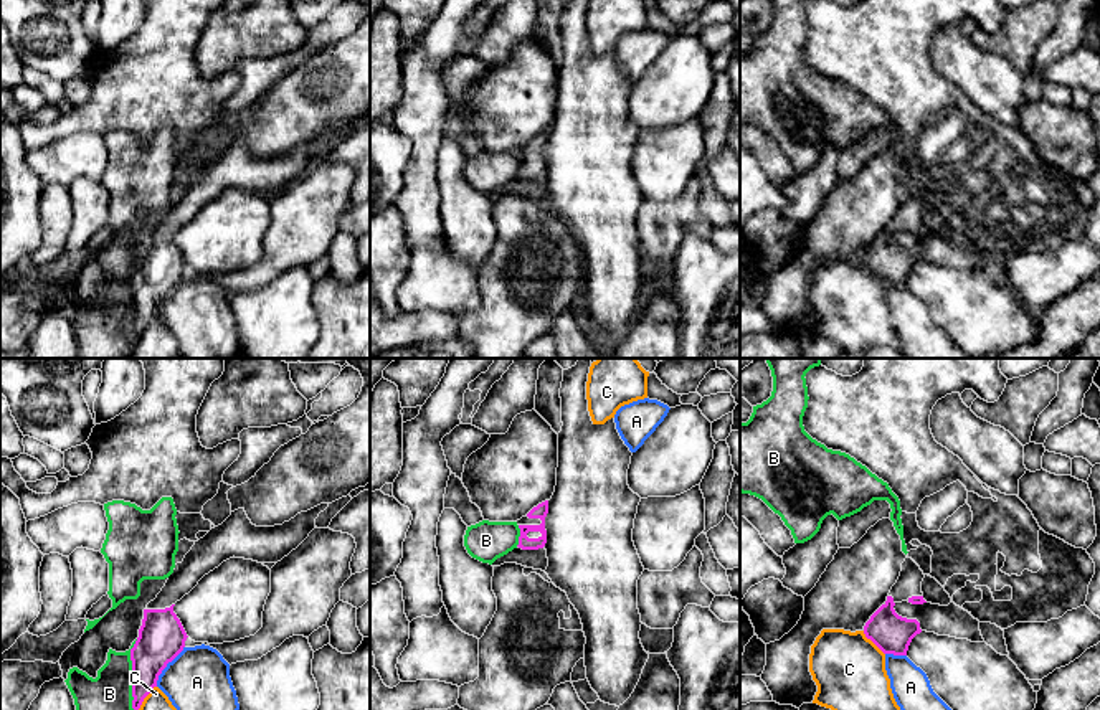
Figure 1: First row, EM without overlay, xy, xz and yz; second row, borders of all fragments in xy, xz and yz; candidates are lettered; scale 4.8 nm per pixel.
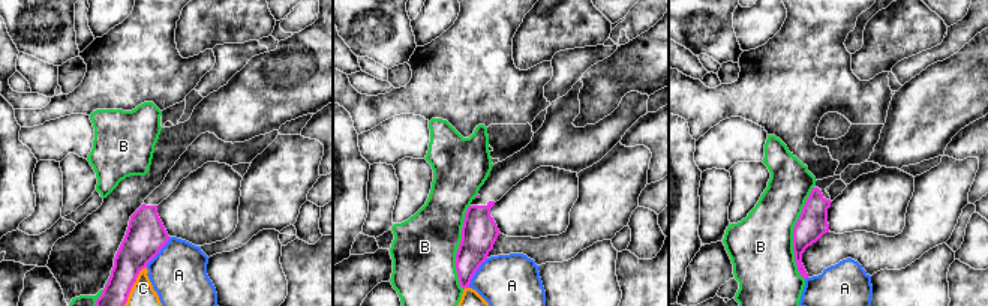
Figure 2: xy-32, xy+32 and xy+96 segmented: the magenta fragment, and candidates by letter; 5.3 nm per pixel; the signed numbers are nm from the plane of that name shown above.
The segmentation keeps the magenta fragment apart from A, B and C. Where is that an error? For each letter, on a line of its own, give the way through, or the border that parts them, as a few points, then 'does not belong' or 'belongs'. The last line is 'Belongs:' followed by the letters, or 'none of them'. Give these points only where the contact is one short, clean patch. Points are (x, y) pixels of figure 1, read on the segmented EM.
A: does not belong
B: does not belong
C: does not belong
Belongs: none of them

